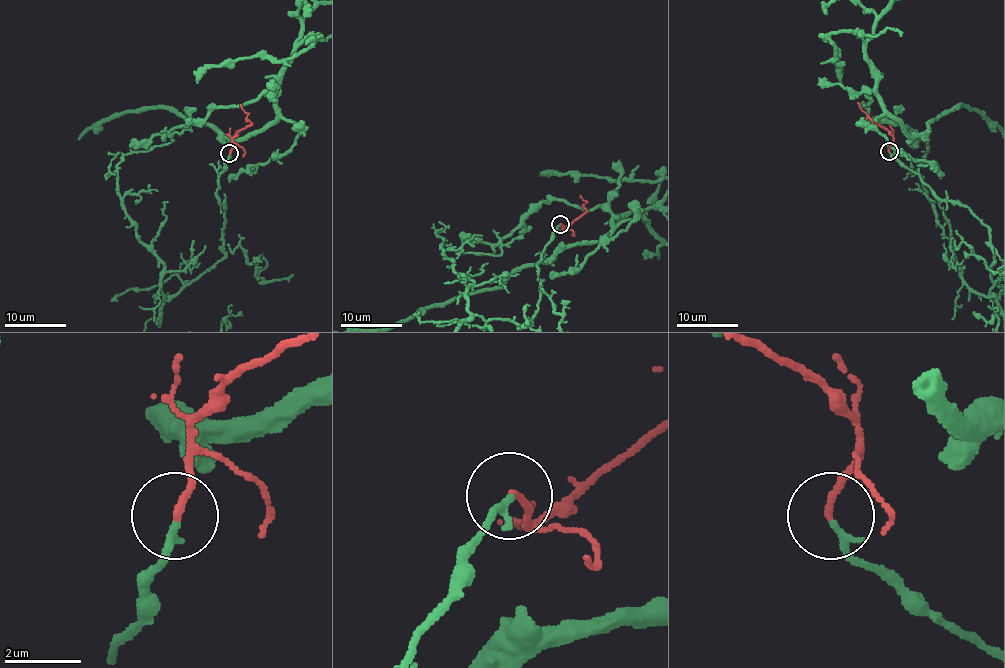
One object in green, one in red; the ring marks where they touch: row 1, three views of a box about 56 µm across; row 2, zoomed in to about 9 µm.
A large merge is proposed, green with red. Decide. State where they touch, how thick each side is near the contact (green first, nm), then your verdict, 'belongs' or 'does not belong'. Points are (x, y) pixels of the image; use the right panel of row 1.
(889, 151) | 200/180 nm | belongs

